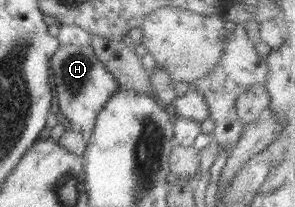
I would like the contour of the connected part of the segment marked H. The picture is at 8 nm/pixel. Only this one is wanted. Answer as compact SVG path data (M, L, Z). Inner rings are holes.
M59 44L51 57L54 72L54 87L58 97L59 111L64 114L69 123L78 126L88 141L92 135L98 112L106 105L108 98L119 89L119 83L114 76L104 68L93 47Z

